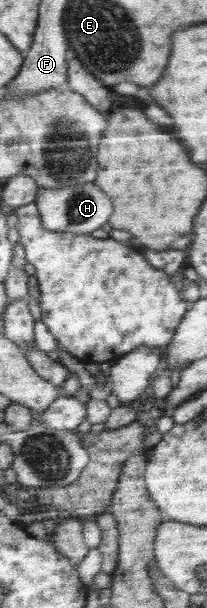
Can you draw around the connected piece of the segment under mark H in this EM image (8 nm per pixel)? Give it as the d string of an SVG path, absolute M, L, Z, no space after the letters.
M92 183L70 186L62 190L39 187L33 202L36 203L43 226L48 231L87 234L100 229L110 219L110 197Z

